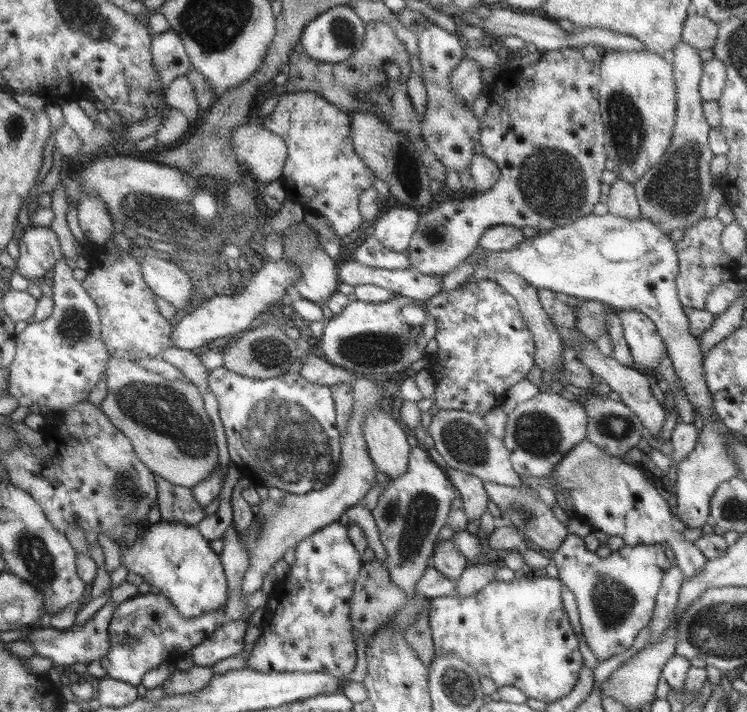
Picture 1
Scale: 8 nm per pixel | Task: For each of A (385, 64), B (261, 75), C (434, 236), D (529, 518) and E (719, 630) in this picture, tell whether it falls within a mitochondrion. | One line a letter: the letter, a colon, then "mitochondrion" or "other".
A: other
B: other
C: other
D: mitochondrion
E: mitochondrion

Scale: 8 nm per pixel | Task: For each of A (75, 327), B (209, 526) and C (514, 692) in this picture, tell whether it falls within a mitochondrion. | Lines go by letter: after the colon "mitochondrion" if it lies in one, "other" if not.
A: mitochondrion
B: other
C: other

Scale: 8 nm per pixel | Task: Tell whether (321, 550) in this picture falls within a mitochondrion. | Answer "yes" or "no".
no

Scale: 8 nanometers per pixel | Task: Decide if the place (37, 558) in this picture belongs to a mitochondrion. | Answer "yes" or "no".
yes

